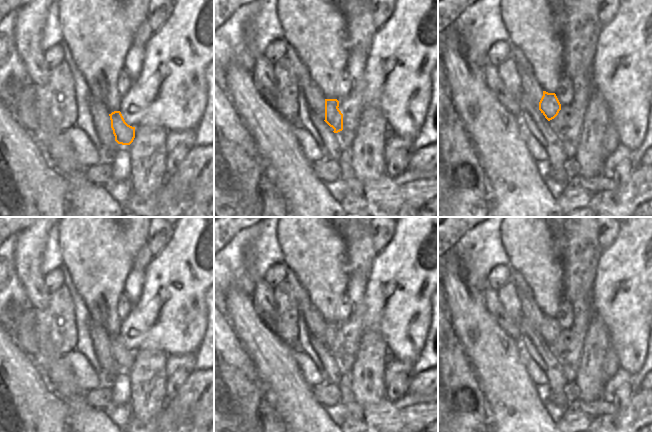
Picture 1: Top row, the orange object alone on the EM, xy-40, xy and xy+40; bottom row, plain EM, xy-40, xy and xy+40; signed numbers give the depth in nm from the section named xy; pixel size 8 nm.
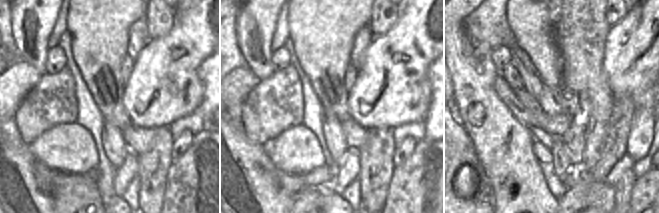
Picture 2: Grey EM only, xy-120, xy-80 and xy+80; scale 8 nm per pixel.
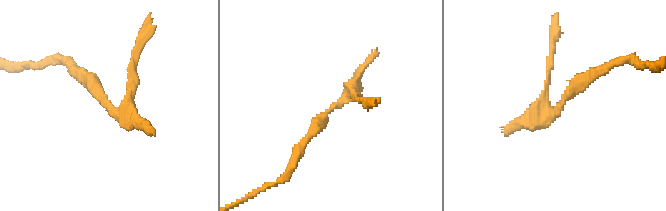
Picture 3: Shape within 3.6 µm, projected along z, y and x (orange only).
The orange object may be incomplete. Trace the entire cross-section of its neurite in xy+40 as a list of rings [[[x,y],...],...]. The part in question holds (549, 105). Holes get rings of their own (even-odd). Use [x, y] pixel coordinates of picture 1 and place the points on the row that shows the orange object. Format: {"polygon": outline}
{"polygon": [[[543,91],[543,96],[539,102],[539,110],[548,121],[554,119],[561,110],[561,104],[556,94]]]}

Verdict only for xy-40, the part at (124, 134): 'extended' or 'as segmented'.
as segmented

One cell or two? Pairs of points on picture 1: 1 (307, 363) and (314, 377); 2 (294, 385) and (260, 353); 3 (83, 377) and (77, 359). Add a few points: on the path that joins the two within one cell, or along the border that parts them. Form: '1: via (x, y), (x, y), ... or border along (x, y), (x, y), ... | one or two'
1: via (307, 366), (311, 374) | one
2: via (286, 377), (268, 359) | one
3: via (83, 373), (79, 363) | one

